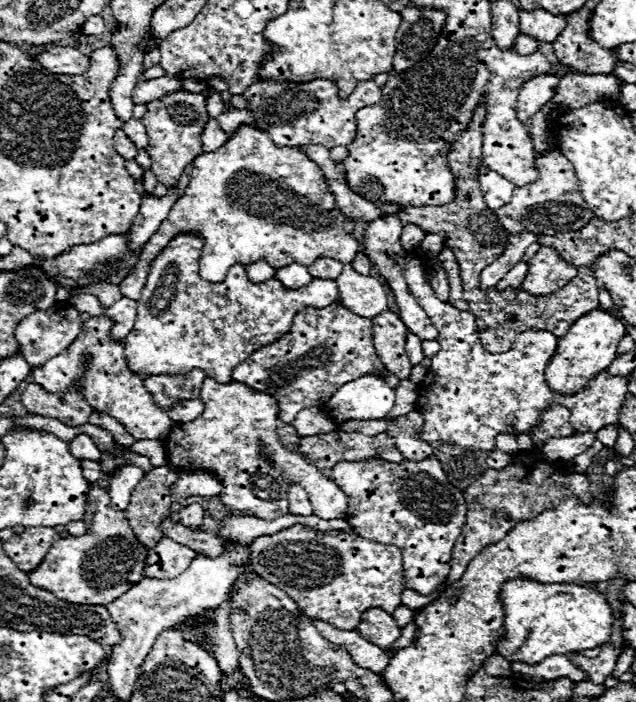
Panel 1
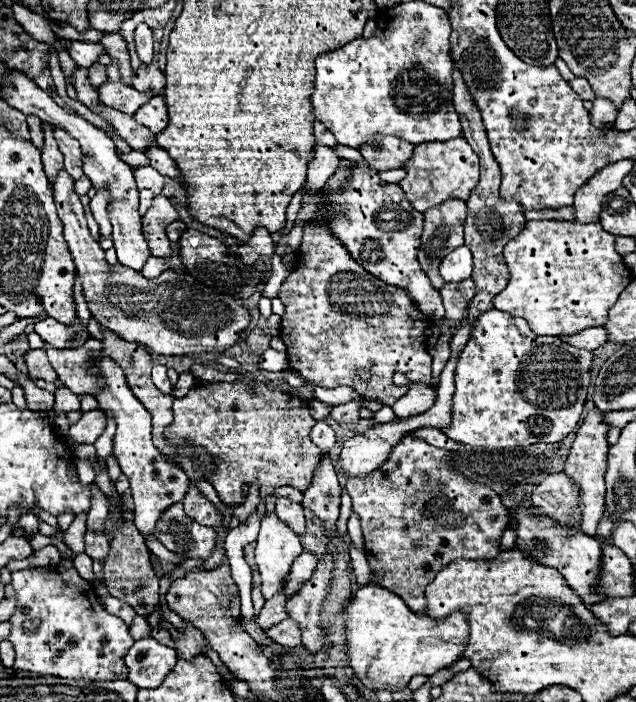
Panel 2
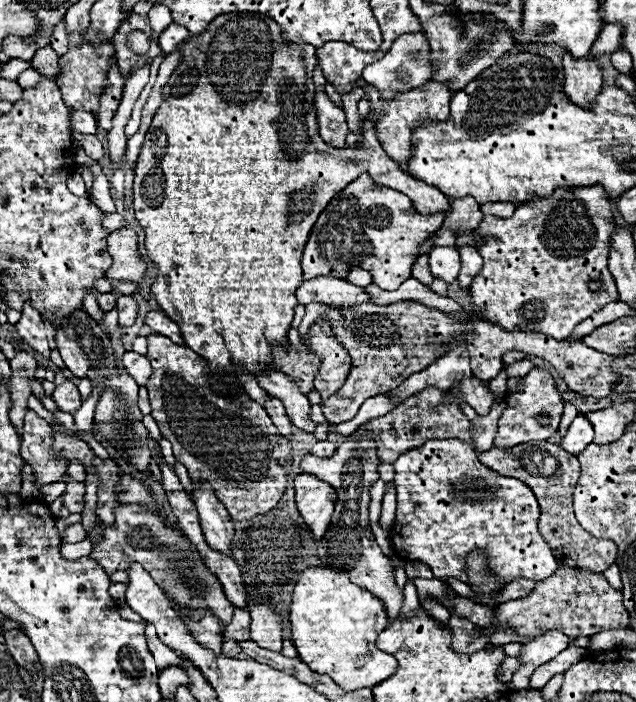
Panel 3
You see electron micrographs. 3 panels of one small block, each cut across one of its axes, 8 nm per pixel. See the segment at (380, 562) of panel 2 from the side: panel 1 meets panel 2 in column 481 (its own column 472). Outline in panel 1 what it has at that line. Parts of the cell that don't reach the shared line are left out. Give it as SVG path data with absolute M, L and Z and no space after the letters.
M552 406L540 414L538 422L540 422L540 426L538 426L540 430L532 438L534 448L516 452L512 456L512 464L502 468L502 470L488 468L484 472L484 476L480 476L472 486L468 486L464 490L468 514L466 514L464 530L460 532L460 538L456 540L454 550L452 550L452 568L450 568L450 574L446 578L446 586L454 584L464 574L472 556L480 554L482 548L496 544L500 540L500 536L504 536L508 530L512 530L516 526L516 522L532 520L532 518L536 518L536 514L542 514L544 510L552 510L564 498L576 496L574 492L584 492L576 498L580 498L584 504L592 504L594 498L590 492L588 476L570 472L570 468L566 466L564 460L550 462L542 456L542 446L548 438L572 436L570 410L564 406Z

